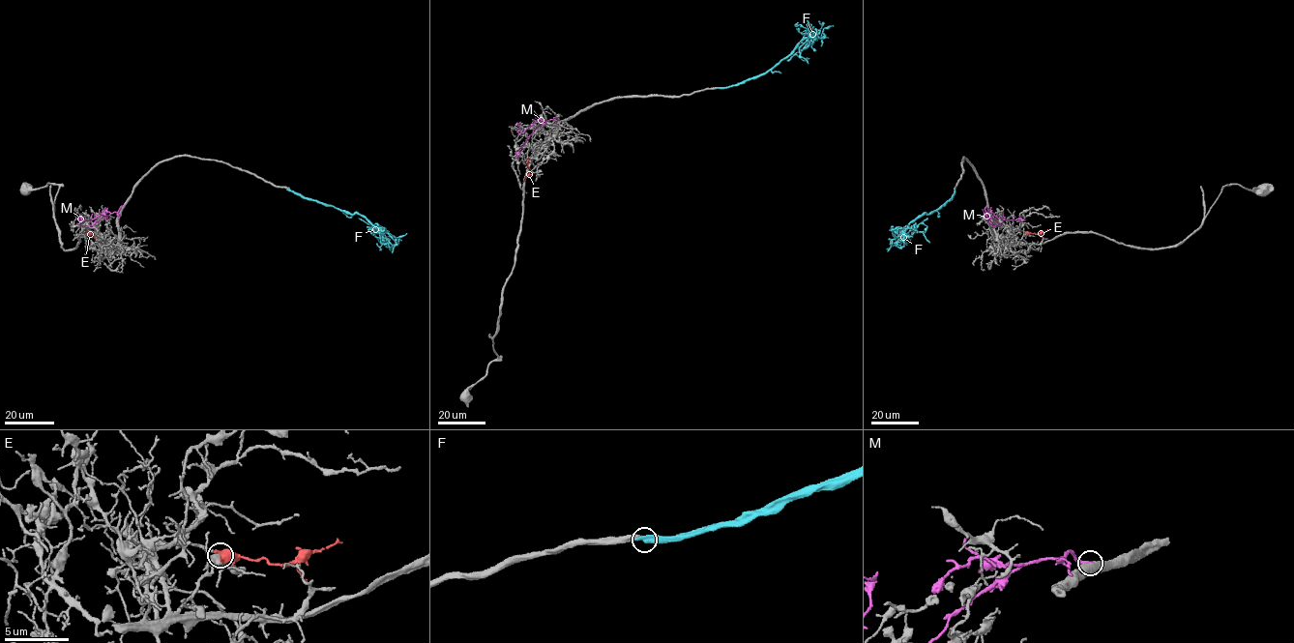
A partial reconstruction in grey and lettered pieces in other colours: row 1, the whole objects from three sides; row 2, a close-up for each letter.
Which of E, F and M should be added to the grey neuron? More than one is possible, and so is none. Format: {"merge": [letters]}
{"merge": []}

